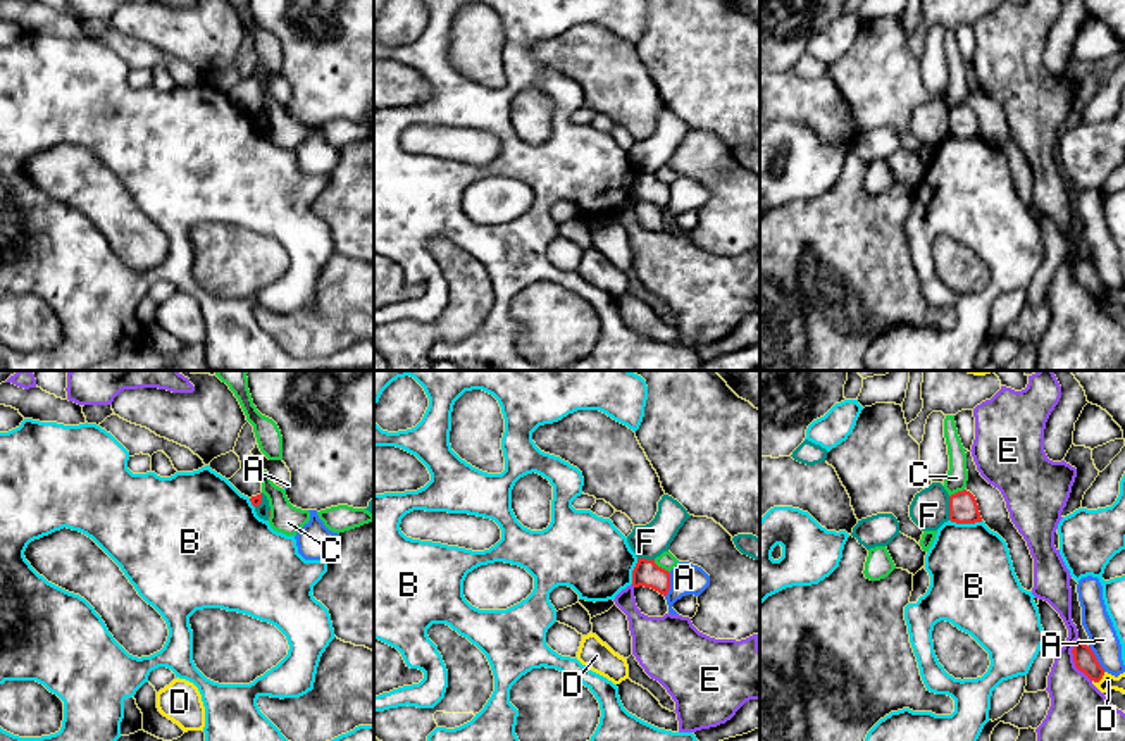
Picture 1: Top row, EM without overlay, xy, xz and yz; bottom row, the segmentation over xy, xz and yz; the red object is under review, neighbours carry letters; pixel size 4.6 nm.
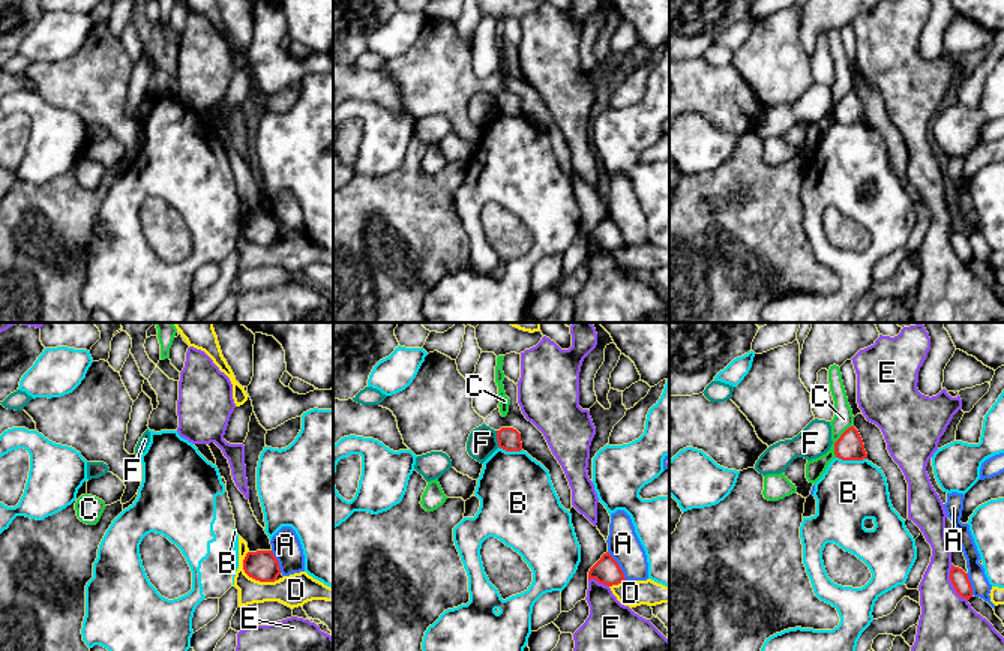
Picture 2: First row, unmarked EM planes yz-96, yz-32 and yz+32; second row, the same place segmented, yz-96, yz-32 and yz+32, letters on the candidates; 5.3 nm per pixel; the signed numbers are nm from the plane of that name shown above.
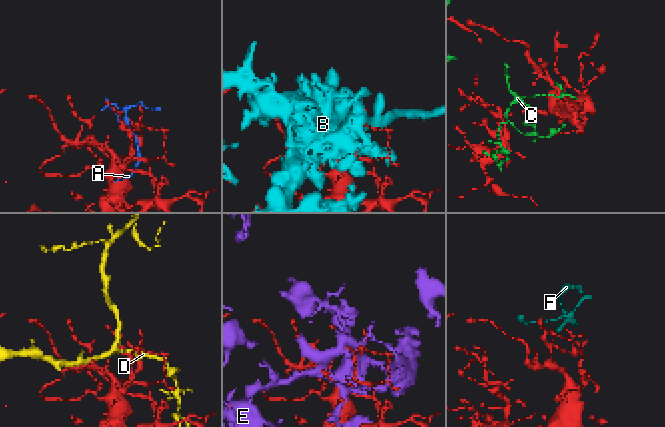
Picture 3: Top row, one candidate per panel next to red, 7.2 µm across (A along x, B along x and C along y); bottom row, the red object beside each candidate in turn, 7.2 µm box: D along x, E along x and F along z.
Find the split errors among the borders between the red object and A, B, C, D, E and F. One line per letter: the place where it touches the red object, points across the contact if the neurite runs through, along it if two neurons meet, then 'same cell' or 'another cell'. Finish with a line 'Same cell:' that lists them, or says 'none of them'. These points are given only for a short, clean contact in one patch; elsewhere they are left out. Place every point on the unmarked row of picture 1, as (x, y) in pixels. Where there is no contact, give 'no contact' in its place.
A: meets red in yz at (1096, 273); another cell
B: meets red in yz at (967, 136); another cell
C: meets red in xz at (660, 181); another cell
D: meets red in yz at (1100, 293); border along yz (1105, 286), (1098, 295), (1093, 295); another cell
E: meets red in yz at (1074, 274); another cell
F: meets red in yz at (950, 123); border along yz (948, 111), (950, 133); another cell
Same cell: none of them

